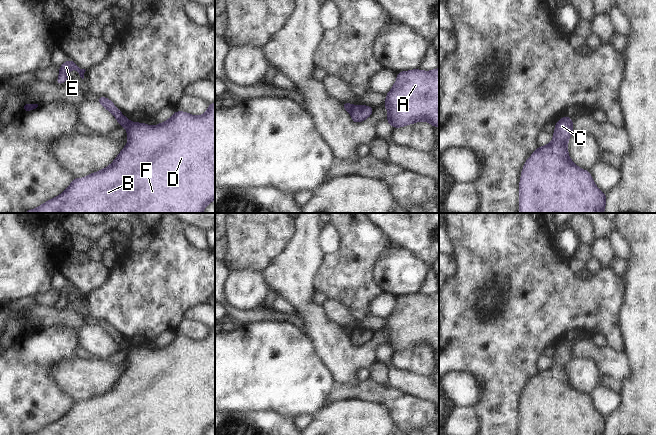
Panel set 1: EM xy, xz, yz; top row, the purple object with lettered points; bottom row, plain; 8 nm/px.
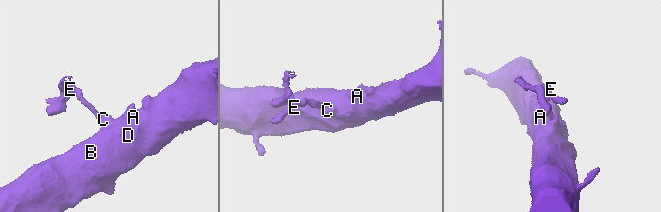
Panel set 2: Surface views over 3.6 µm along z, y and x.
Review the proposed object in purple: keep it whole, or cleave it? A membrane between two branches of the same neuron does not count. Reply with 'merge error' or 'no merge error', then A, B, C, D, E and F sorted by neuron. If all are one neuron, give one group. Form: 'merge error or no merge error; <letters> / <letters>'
merge error; A B C D F / E

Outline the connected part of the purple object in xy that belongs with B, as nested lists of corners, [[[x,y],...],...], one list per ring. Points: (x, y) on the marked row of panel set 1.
[[[215,102],[209,103],[209,108],[200,116],[175,111],[168,120],[151,127],[145,122],[131,122],[126,135],[127,144],[109,166],[84,178],[74,178],[59,196],[24,213],[202,213],[207,205],[215,200]]]

